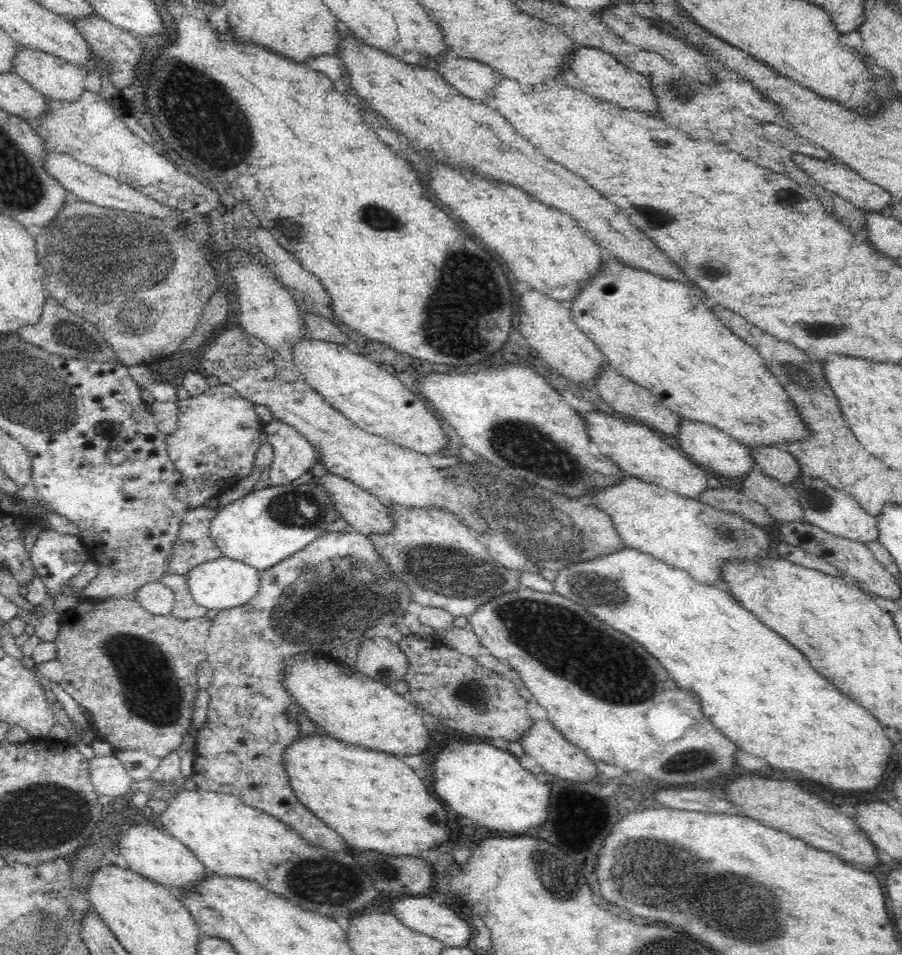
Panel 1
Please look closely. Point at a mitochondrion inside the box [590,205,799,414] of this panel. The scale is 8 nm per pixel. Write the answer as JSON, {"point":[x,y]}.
{"point":[649,213]}

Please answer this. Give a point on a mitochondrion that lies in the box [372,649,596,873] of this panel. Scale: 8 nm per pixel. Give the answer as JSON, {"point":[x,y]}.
{"point":[474,692]}

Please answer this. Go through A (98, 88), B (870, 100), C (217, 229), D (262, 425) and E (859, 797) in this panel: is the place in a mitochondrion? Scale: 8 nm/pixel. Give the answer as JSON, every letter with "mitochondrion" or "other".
{"A":"other","B":"mitochondrion","C":"other","D":"other","E":"other"}

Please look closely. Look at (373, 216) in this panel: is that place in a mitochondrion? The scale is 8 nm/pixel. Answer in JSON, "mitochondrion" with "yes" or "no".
{"mitochondrion":"yes"}

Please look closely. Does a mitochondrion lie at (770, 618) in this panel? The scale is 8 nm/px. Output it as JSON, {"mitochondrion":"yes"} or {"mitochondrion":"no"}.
{"mitochondrion":"no"}

